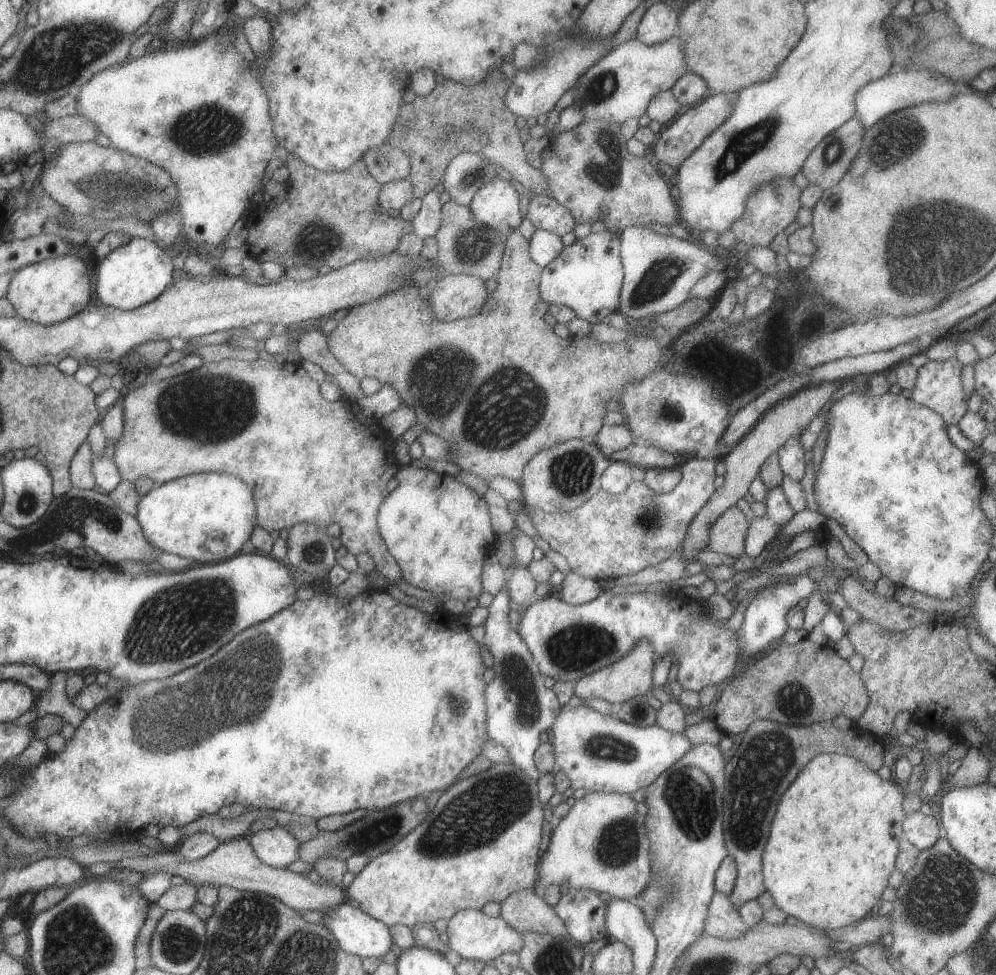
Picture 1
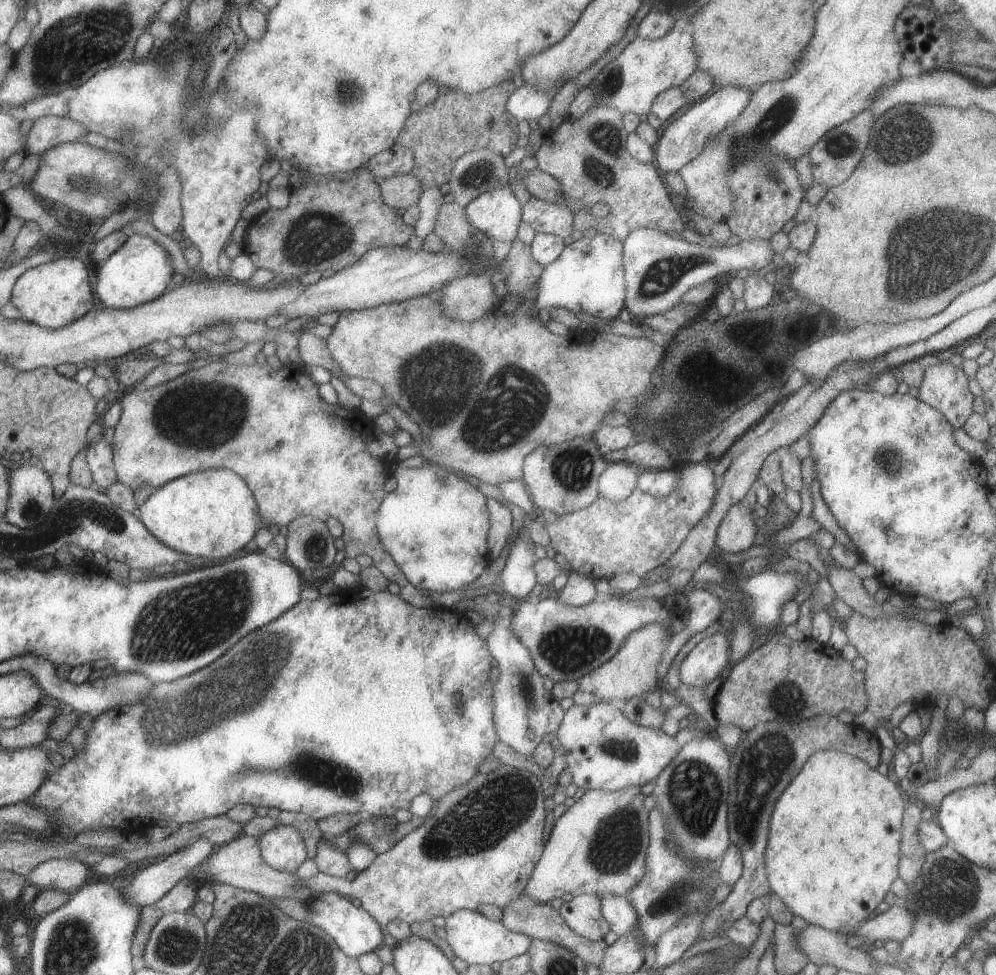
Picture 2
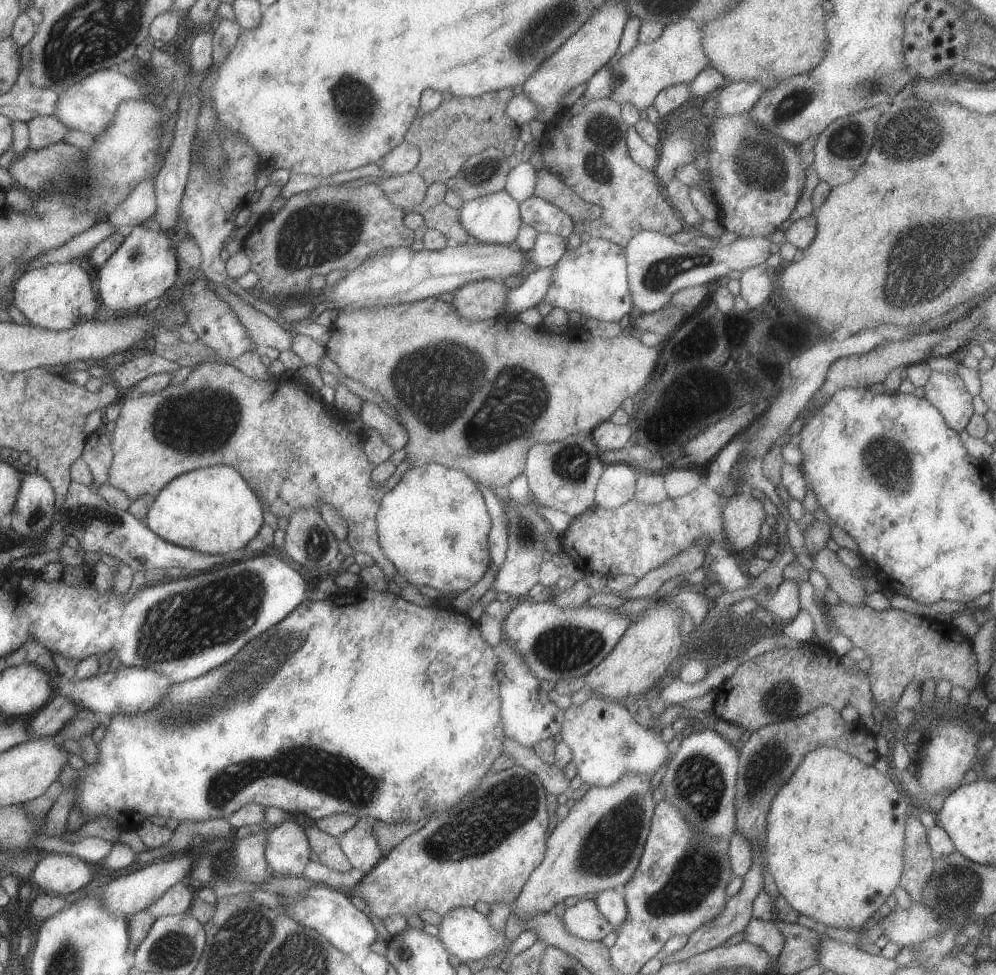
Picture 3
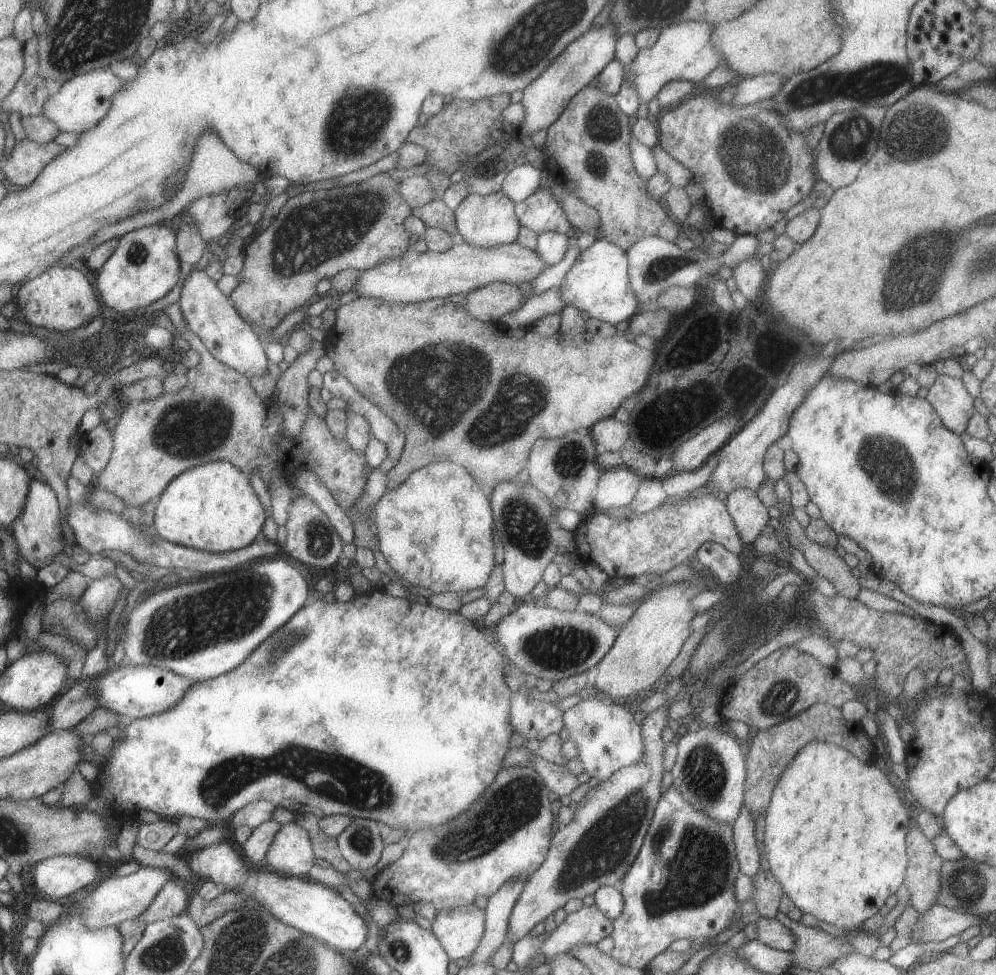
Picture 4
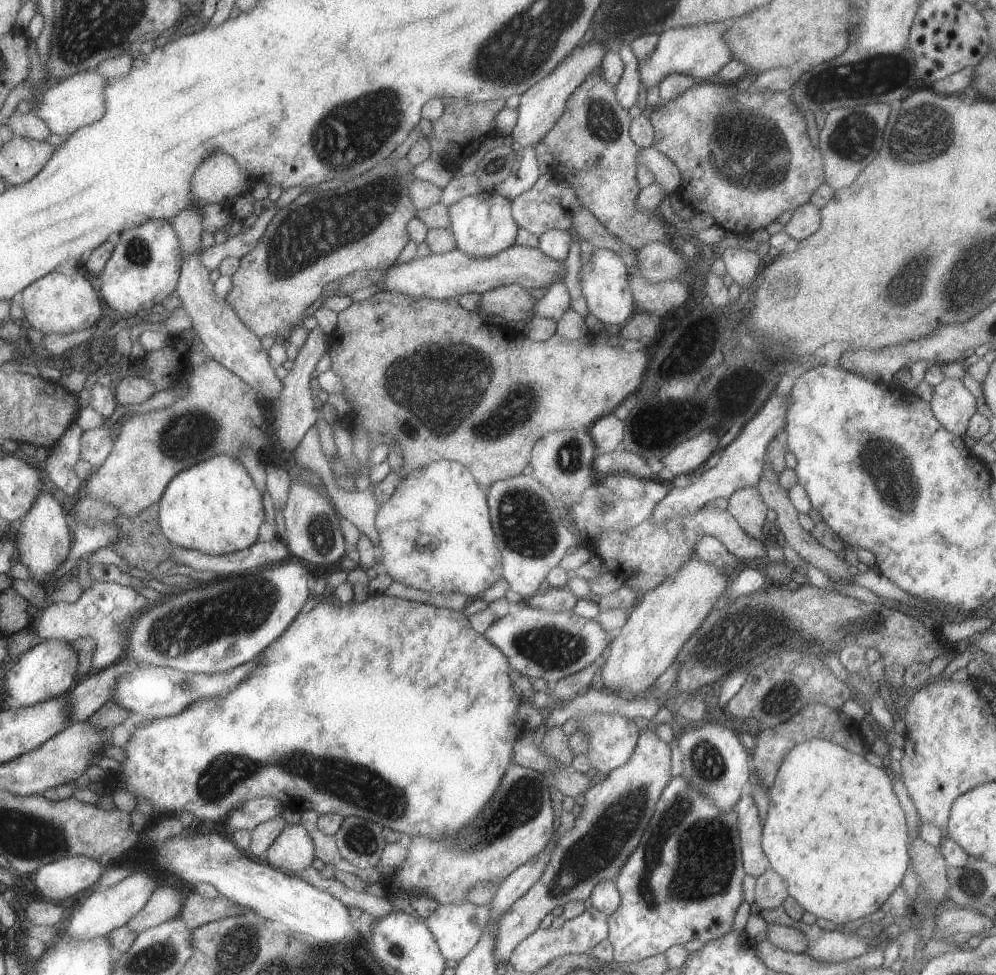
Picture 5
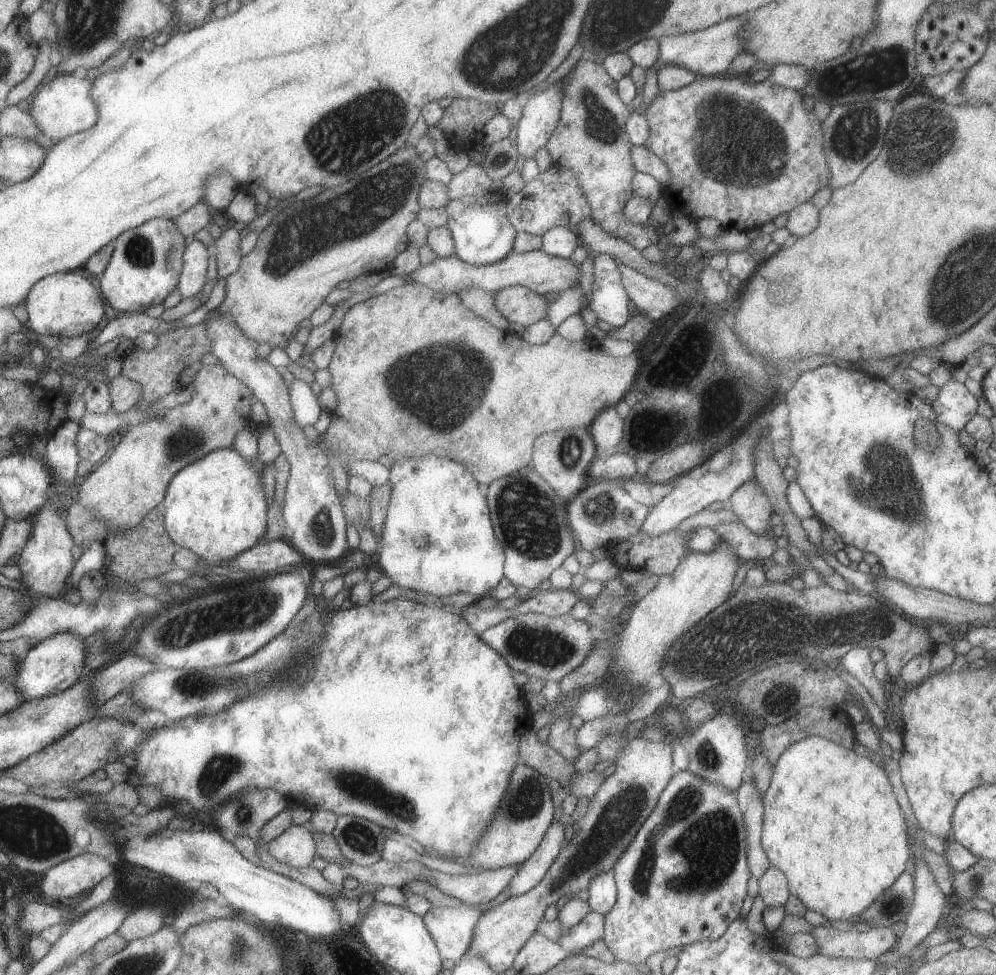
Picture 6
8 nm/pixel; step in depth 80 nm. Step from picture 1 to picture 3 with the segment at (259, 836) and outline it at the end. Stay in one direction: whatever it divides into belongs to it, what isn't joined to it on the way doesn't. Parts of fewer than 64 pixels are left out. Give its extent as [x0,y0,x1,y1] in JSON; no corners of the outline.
[264,821,310,876]

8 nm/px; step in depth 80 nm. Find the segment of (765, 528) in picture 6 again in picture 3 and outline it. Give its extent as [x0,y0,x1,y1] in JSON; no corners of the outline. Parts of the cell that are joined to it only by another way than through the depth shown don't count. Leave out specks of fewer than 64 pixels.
[722,489,766,555]

